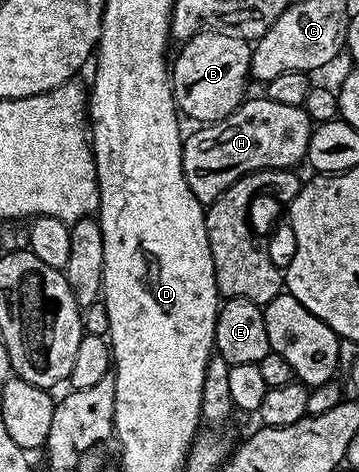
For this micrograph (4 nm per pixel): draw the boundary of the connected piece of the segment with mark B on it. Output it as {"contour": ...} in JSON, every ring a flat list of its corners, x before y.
{"contour":[[200,31,183,44,184,47,170,63,170,78,172,81,172,96,176,102,177,112,181,116,189,115,200,125,217,123,240,108,246,98,248,83,252,74,252,47,249,40,230,37,217,31]]}

